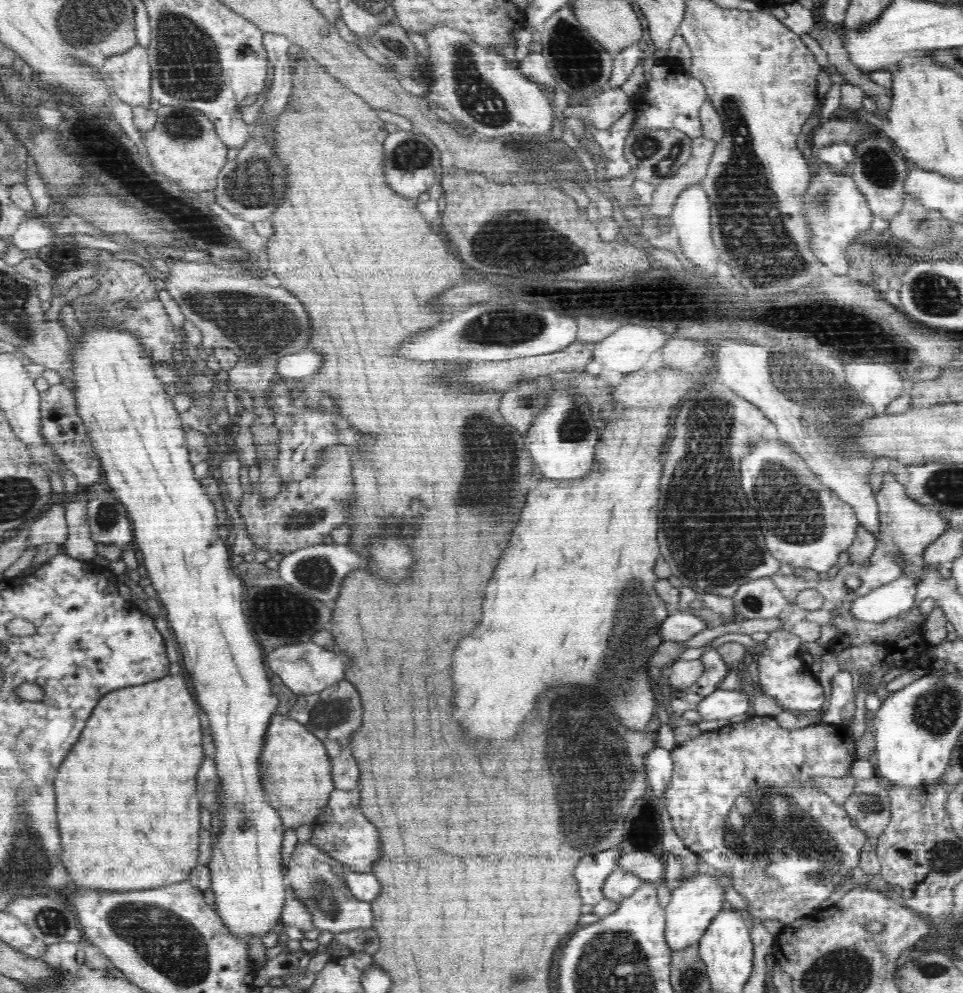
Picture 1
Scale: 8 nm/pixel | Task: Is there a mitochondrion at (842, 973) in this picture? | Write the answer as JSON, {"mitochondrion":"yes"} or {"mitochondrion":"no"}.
{"mitochondrion":"yes"}

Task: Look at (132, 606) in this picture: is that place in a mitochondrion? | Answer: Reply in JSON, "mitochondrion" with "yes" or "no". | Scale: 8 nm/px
{"mitochondrion":"no"}

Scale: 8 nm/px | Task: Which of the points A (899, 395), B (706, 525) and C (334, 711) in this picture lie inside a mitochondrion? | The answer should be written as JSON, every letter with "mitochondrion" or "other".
{"A":"other","B":"mitochondrion","C":"mitochondrion"}

